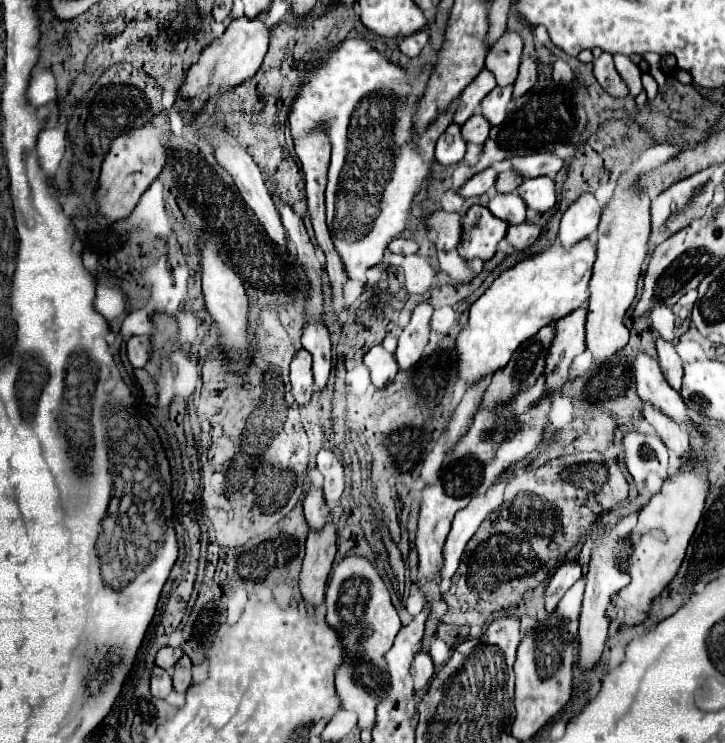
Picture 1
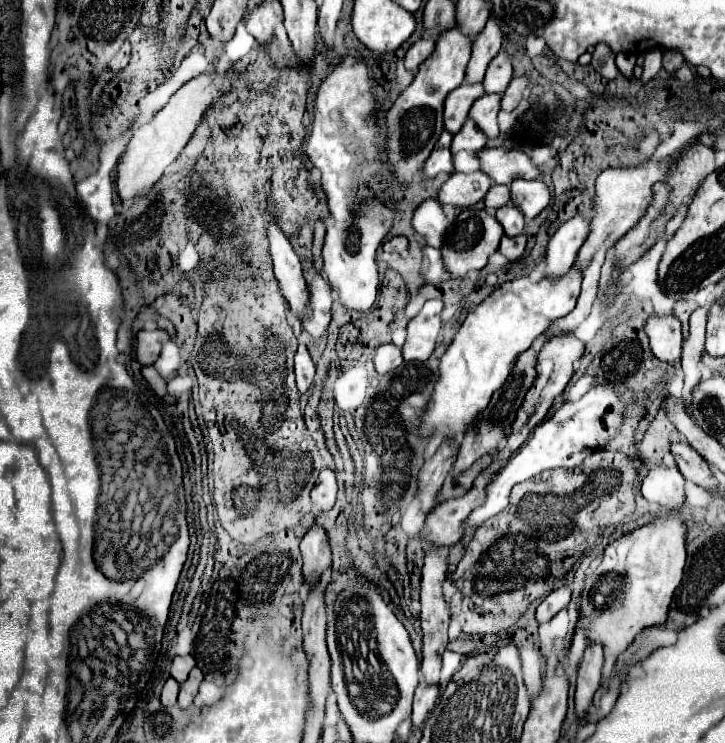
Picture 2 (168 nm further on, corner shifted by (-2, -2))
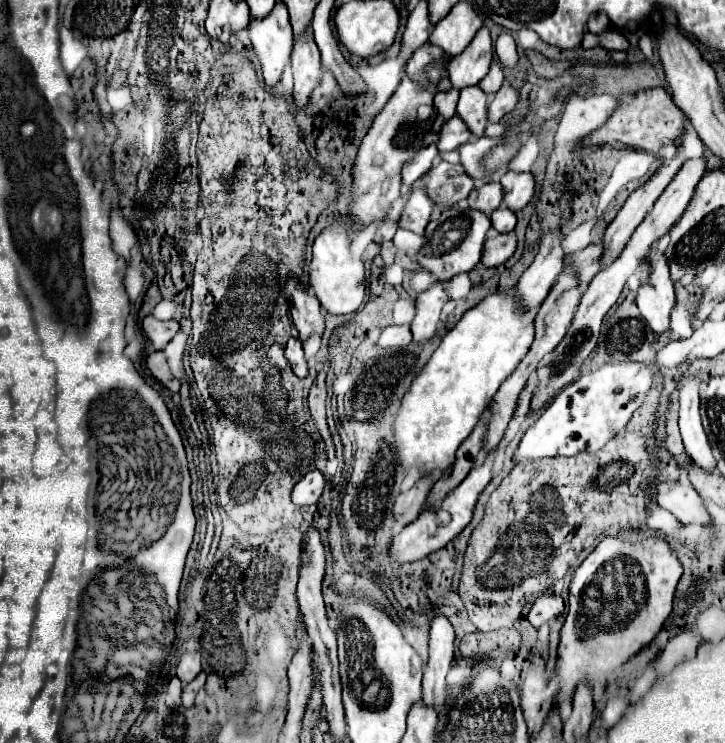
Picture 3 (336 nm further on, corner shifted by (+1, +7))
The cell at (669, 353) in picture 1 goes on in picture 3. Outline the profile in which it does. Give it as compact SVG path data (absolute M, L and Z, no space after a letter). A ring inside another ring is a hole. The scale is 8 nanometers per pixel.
M650 254L656 264L648 268L648 282L638 290L636 304L642 318L648 322L654 334L670 330L670 314L674 308L674 284L670 280L668 264L662 254Z

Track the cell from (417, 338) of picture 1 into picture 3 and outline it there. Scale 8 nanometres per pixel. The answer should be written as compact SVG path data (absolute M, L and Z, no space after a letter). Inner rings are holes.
M434 284L430 290L422 292L416 298L416 316L410 324L414 342L426 342L434 336L436 326L440 322L440 312L442 306L448 302L450 298L444 292L442 284Z

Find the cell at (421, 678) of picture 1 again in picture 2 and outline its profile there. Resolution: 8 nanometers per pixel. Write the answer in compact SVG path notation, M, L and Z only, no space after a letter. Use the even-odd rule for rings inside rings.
M419 685L415 691L415 701L413 701L413 727L423 727L423 723L429 719L435 701L439 699L439 689L433 685Z

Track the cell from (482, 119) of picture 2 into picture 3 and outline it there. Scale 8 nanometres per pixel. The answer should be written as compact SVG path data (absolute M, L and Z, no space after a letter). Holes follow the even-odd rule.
M468 86L460 90L458 100L458 116L466 122L474 136L484 136L484 128L488 124L488 96L480 86Z

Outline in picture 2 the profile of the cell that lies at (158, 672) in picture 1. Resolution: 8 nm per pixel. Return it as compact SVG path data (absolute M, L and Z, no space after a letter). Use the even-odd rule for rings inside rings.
M167 679L163 693L161 693L161 703L163 707L171 707L177 703L177 695L179 695L179 683L175 679Z

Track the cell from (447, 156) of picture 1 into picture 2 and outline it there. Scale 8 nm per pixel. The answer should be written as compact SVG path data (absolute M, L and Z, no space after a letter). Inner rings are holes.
M447 131L441 133L433 153L429 155L429 159L423 165L423 177L429 179L429 177L435 177L439 173L451 173L453 171L453 155L449 151L451 139L453 139L451 133L447 133Z

